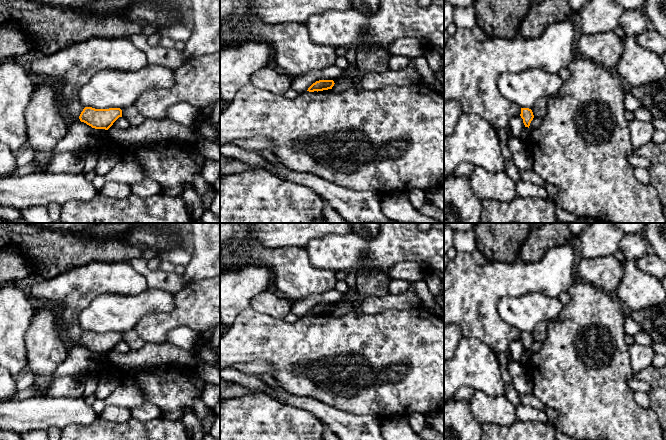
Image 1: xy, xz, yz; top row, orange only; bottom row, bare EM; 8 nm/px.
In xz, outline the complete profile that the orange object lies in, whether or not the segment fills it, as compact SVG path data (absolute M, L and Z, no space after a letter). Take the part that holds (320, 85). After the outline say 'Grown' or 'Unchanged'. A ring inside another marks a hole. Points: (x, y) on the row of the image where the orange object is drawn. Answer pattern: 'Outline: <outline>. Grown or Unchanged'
Outline: M319 80L313 83L307 91L309 92L314 92L314 91L323 91L323 90L328 90L332 89L334 86L334 81L333 80Z. Unchanged

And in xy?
Outline: M85 107L79 119L92 128L108 130L119 117L122 117L120 108L95 109Z. Unchanged

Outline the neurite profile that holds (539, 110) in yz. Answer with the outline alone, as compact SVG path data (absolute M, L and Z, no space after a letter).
M548 97L539 98L531 109L534 117L543 119L547 114Z

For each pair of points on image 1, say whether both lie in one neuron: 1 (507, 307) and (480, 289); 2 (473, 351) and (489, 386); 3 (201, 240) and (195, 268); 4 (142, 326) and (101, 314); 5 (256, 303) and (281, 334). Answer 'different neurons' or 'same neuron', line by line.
1: different neurons
2: same neuron
3: same neuron
4: different neurons
5: different neurons

